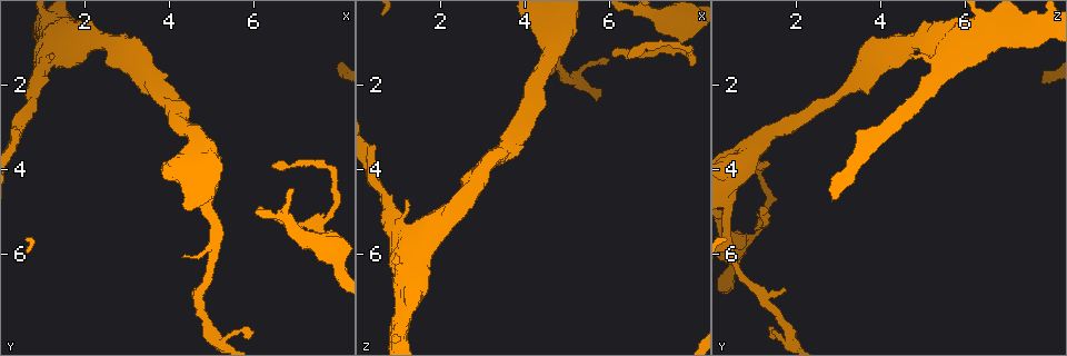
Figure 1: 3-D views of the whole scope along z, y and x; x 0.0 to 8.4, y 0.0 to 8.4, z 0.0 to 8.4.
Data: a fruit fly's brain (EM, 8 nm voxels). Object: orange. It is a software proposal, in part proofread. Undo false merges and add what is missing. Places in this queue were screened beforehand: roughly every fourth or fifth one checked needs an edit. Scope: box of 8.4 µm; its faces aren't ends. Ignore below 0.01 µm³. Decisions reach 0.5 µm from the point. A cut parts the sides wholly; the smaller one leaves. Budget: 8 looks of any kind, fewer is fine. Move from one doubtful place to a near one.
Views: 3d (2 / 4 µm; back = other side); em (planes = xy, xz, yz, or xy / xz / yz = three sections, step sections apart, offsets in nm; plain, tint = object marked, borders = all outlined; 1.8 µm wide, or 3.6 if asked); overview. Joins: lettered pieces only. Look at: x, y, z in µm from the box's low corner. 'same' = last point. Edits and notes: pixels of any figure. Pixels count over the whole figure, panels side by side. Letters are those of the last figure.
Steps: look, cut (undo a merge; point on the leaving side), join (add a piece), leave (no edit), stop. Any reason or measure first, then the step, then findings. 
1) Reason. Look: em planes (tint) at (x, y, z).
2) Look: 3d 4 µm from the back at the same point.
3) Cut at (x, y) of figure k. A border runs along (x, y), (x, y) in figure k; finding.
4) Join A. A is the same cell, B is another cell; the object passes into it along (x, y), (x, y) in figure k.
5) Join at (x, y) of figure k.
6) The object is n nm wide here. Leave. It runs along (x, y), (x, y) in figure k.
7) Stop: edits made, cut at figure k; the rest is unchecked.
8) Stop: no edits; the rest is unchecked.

An open end. Look: 3d 2 µm at (4.60, 6.85, 1.75).

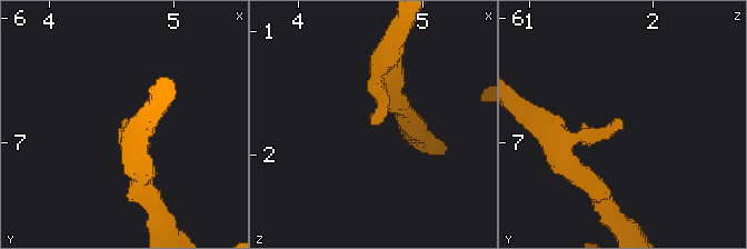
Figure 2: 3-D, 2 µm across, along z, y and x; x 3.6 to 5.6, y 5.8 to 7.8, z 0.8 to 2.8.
Look: em planes (borders) at (4.60, 6.84, 1.76).

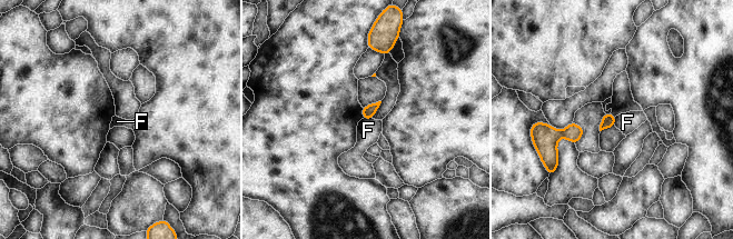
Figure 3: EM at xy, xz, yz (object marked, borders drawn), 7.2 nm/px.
Leave. F is another cell; a border runs along (363, 118), (372, 119) in figure 3; no lettered piece goes on from it.

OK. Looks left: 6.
An open end. Look: em planes (borders) at (6.15, 4.85, 1.15).

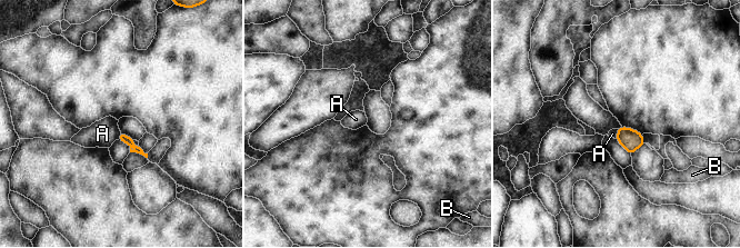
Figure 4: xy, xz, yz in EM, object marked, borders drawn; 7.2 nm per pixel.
Leave. A and B are other cells; a border runs along (120, 131), (117, 139) in figure 4; none of them fits.

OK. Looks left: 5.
Sharp bend. Look: em 3.6 µm planes (borders) at (1.30, 1.25, 5.65).

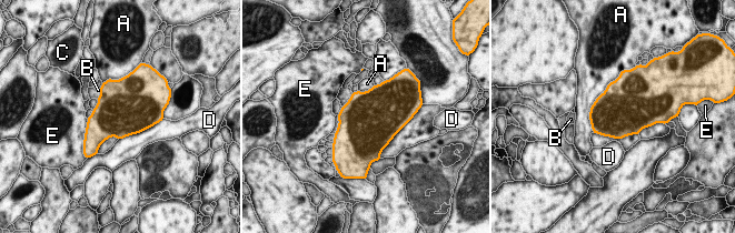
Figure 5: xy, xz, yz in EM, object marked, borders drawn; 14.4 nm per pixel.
Leave. A, B, C, D and E are other cells; a border runs along (155, 123), (118, 140) in figure 5; one cell here.

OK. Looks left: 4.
Stop: no edits; the rest is unchecked.

